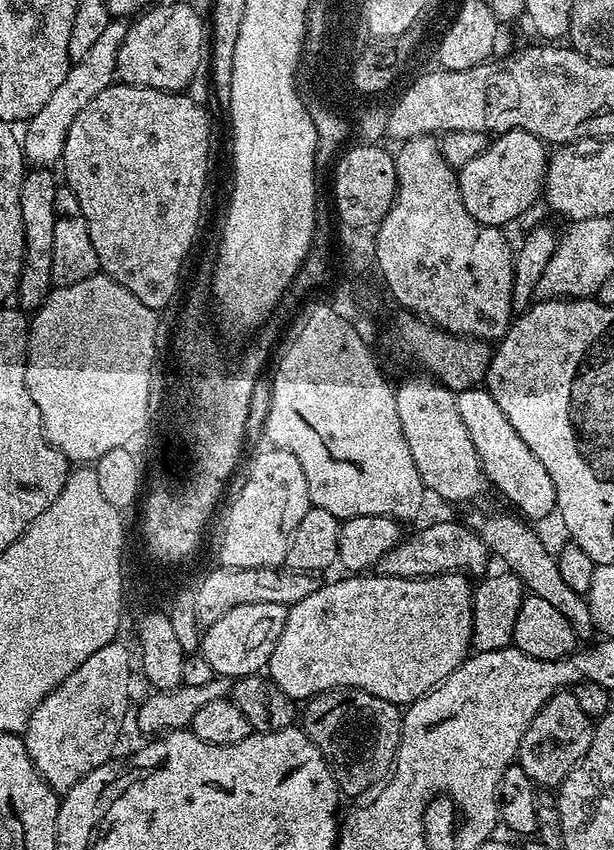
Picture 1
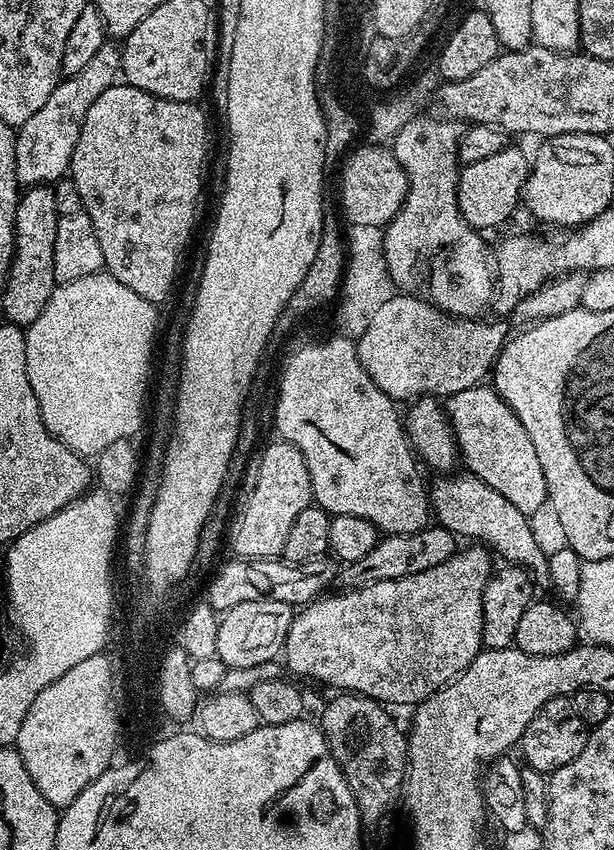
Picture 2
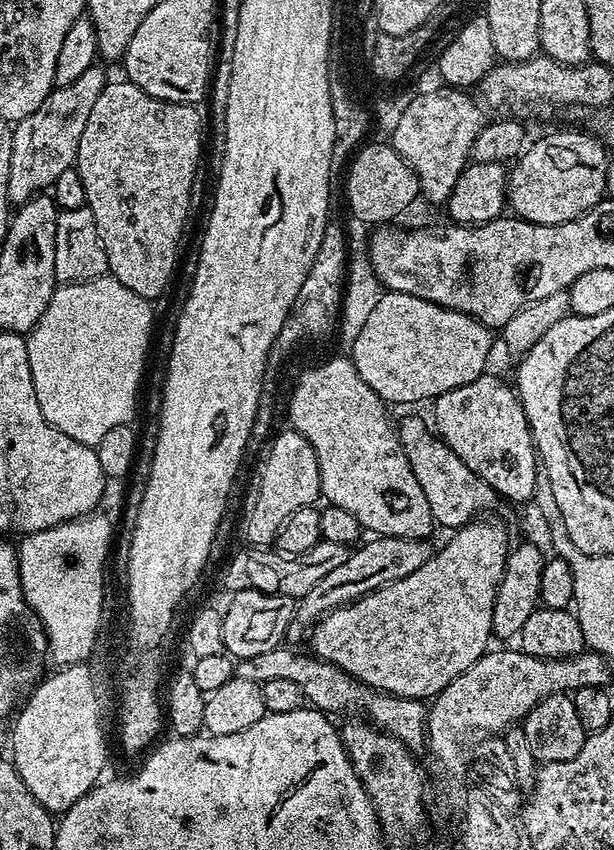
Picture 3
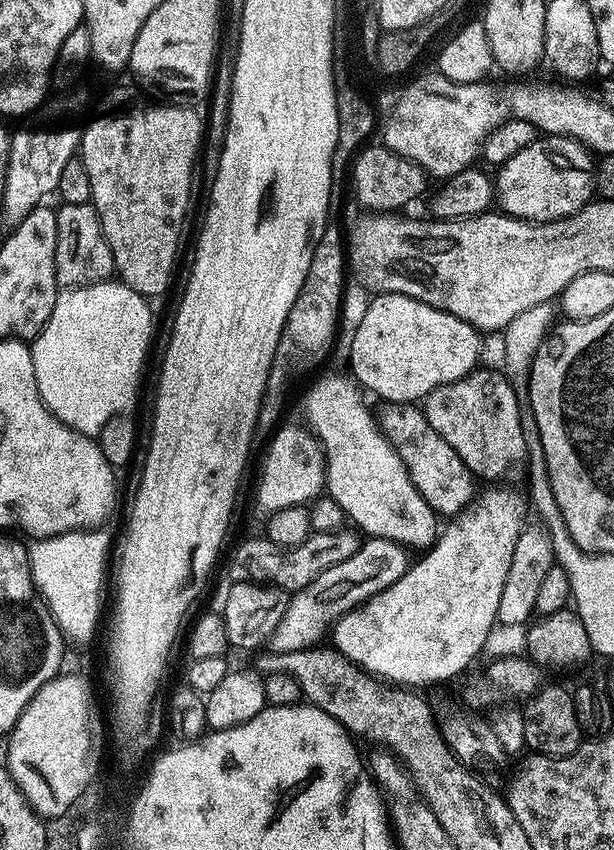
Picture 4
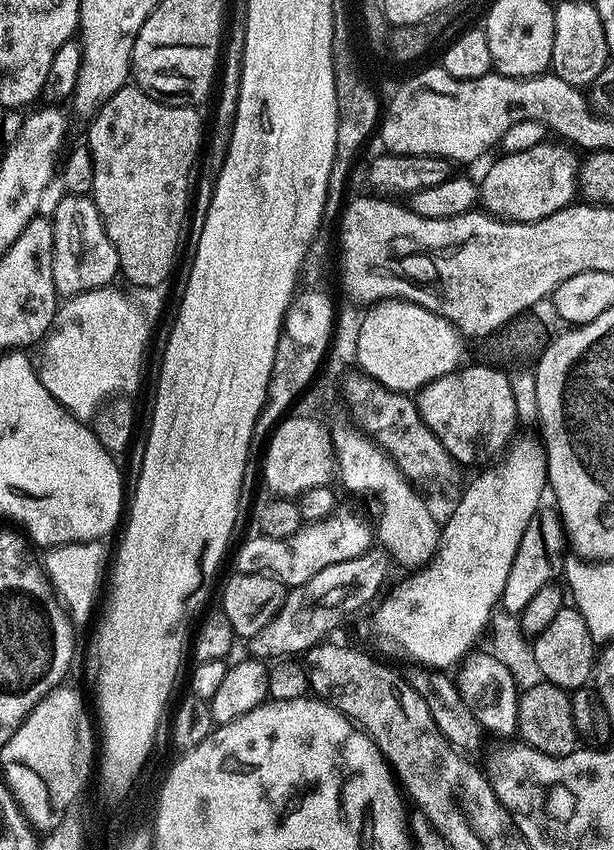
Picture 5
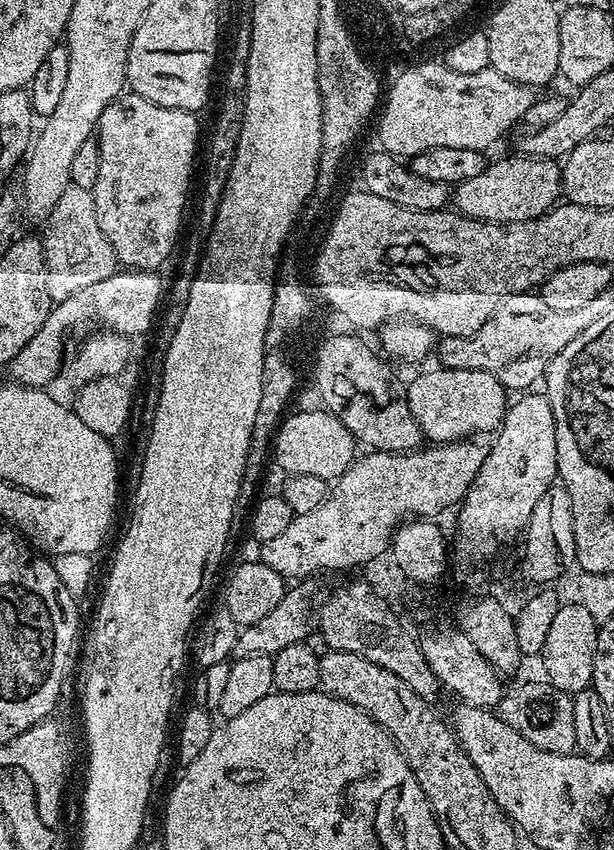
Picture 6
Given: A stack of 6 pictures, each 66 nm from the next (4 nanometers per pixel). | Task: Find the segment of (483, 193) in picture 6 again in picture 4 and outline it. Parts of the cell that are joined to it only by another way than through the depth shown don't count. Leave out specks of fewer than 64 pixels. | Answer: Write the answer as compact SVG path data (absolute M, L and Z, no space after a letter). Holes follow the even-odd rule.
M545 135L537 138L499 165L497 172L500 173L494 176L494 200L497 205L500 203L499 211L503 215L538 224L574 214L594 196L588 156L589 149L569 136Z

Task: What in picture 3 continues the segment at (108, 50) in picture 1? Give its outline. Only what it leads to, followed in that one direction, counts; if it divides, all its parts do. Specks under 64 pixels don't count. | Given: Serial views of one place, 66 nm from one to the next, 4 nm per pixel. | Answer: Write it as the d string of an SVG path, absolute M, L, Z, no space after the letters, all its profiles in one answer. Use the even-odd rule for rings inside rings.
M99 63L92 64L70 86L53 87L51 94L25 120L12 128L12 153L10 154L10 186L8 199L13 205L25 204L34 196L51 189L62 170L73 167L78 154L78 142L98 94L109 84L110 76L100 69Z

